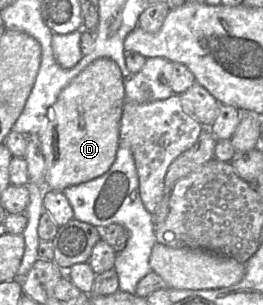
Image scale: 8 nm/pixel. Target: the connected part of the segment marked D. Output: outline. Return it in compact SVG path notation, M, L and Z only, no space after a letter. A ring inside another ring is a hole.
M98 58L78 74L51 106L48 123L38 137L46 163L45 187L63 191L106 173L116 159L120 122L126 102L120 67L109 58Z

